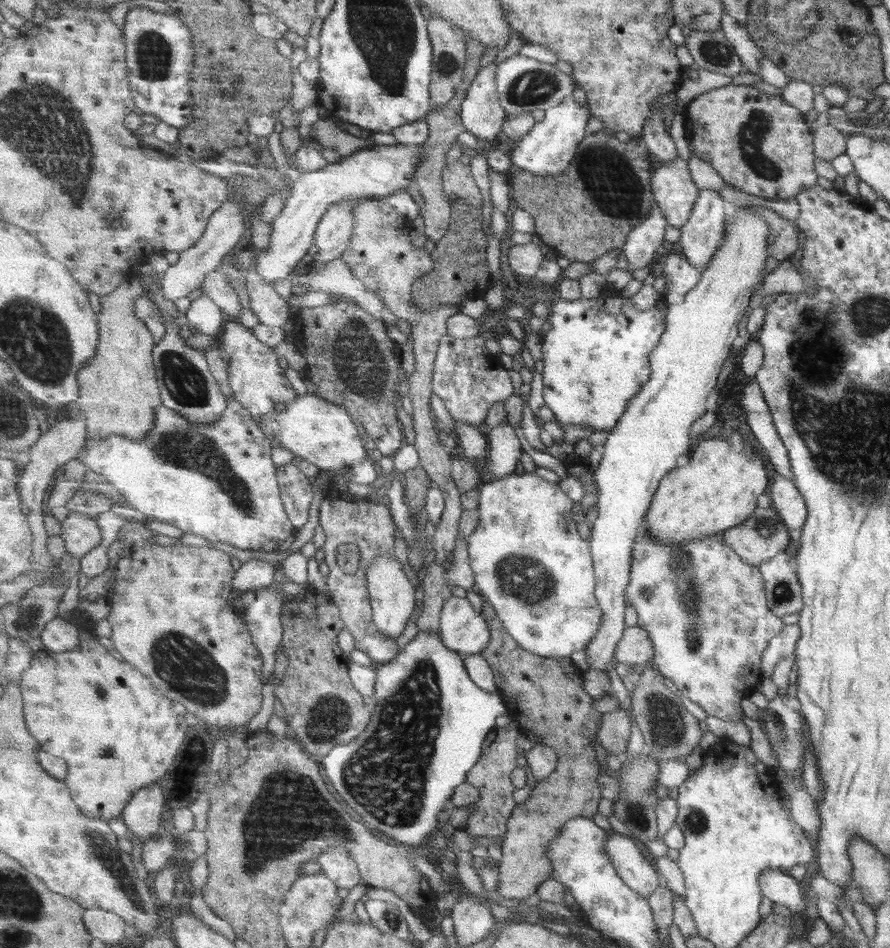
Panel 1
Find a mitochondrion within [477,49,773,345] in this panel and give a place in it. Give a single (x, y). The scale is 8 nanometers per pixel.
(534, 86)

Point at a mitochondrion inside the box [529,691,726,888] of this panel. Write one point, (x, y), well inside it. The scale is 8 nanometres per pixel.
(695, 819)

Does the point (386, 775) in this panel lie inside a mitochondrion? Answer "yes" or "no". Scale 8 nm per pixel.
yes

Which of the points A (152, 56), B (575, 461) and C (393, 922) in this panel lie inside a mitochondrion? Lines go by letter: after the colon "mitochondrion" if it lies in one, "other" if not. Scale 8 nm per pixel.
A: mitochondrion
B: other
C: mitochondrion

